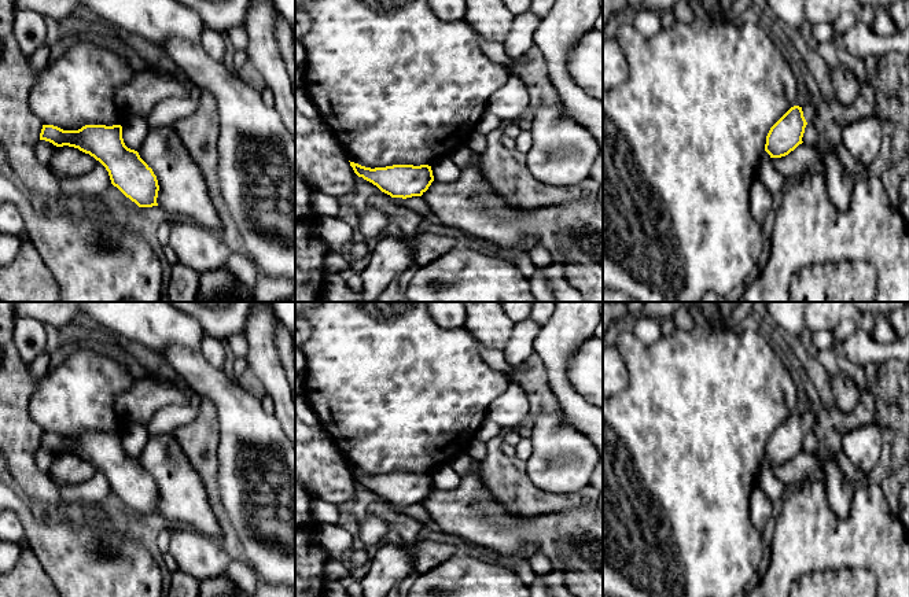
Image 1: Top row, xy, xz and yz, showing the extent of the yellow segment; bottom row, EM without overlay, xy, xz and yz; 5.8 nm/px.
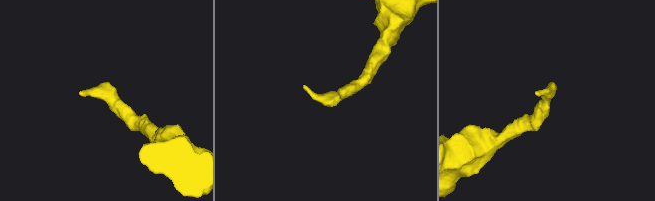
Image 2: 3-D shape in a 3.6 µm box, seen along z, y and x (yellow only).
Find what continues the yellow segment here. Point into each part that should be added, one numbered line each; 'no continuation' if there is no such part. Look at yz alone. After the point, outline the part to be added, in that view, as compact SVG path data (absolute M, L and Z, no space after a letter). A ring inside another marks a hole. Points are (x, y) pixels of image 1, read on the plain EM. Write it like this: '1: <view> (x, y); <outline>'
1: yz (809, 417); M809 409L806 413L802 414L803 419L803 424L806 427L807 431L813 431L814 430L814 424L816 424L816 414L812 409Z

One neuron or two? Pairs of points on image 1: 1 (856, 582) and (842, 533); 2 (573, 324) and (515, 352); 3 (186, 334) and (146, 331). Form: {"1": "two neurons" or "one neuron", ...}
{"1": "two neurons", "2": "two neurons", "3": "one neuron"}

